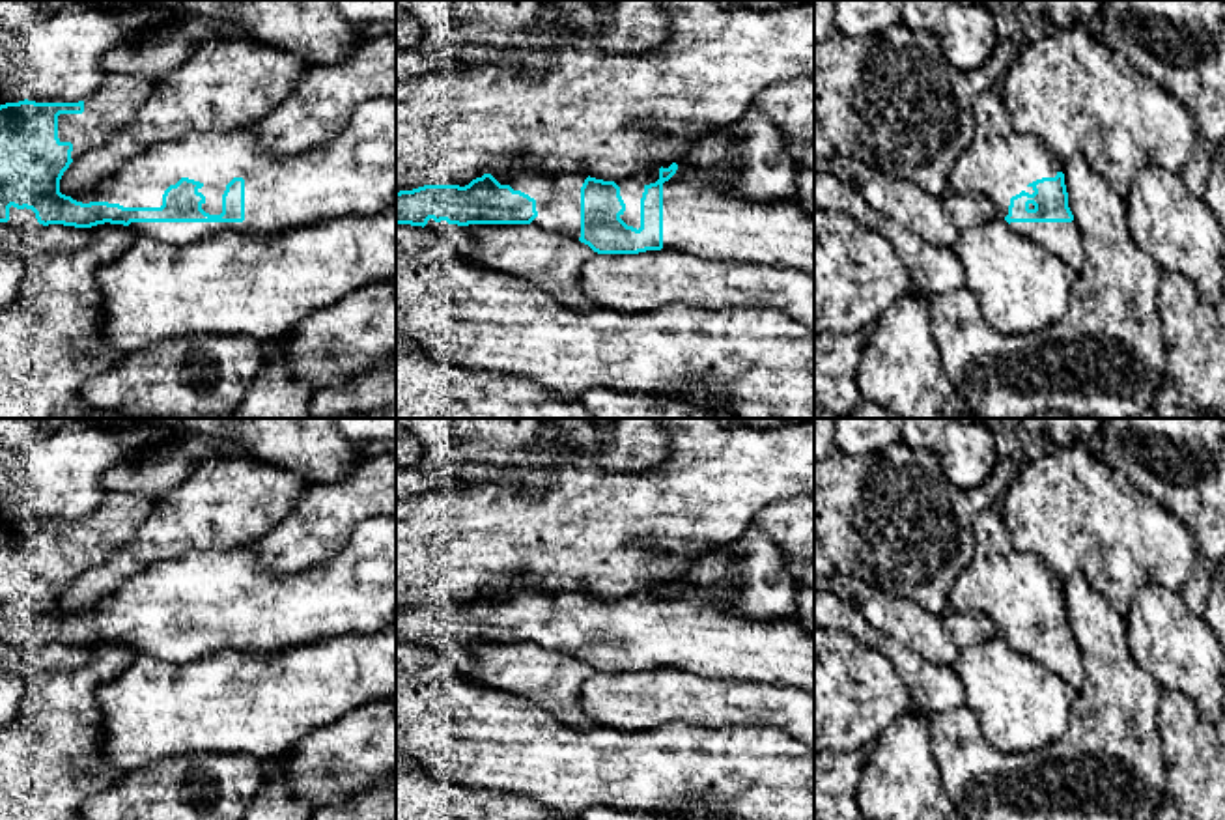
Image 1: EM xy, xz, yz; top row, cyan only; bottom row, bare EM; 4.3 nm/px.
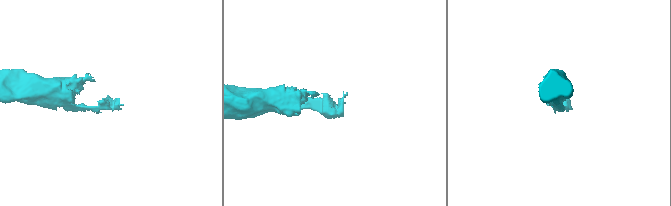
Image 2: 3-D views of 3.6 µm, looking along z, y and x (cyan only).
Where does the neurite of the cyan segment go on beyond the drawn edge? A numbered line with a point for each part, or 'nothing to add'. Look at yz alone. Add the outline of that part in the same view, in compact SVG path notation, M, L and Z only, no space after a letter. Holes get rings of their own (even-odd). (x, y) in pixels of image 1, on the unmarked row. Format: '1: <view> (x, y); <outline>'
1: yz (999, 581); M999 504L979 512L975 555L950 588L950 611L980 613L1005 637L1012 615L1033 613L1033 600L1059 590L1064 583L1040 557L1012 547Z

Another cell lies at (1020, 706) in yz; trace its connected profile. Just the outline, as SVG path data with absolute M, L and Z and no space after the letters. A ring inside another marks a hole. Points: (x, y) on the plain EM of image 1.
M995 635L967 646L952 669L962 682L962 706L977 717L982 738L997 751L1040 751L1070 728L1077 691L1053 671L1014 650L1005 637Z

